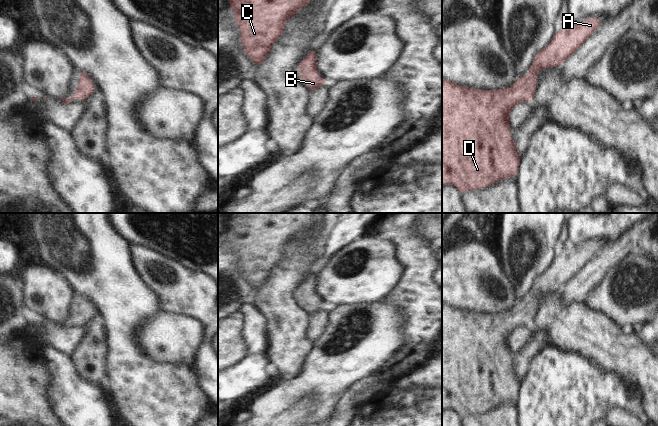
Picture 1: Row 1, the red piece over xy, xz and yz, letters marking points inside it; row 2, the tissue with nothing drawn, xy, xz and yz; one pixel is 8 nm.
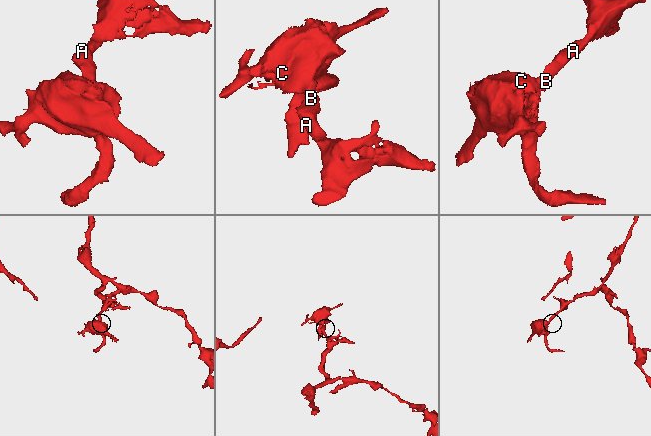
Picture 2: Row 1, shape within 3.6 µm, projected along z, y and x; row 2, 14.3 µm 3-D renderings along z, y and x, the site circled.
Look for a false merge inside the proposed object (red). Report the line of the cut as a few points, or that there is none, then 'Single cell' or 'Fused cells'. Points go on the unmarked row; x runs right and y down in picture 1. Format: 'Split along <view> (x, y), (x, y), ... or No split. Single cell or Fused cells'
No split. Single cell.

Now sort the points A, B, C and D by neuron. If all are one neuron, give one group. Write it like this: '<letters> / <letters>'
A B C D

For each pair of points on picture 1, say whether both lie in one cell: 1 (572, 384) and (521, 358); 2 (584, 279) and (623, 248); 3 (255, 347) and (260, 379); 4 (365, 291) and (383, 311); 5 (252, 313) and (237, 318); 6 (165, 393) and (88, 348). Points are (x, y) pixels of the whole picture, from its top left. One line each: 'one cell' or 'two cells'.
1: two cells
2: one cell
3: two cells
4: two cells
5: two cells
6: two cells

